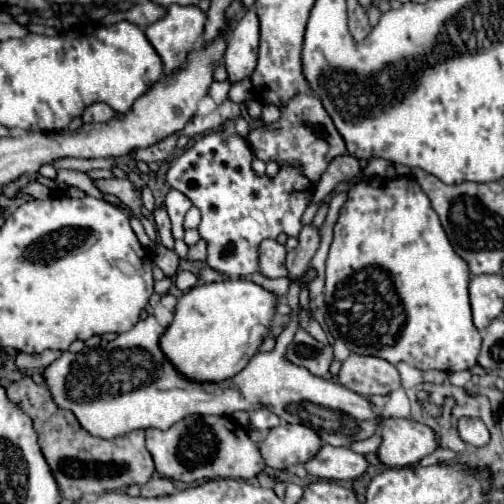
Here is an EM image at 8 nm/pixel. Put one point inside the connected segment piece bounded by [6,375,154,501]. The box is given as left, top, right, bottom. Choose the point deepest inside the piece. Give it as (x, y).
(83, 464)

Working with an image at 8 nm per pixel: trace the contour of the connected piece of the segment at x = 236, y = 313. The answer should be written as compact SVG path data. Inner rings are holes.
M228 279L196 285L180 297L174 321L166 329L164 339L160 339L160 347L164 347L168 359L172 359L172 363L176 363L176 367L180 367L184 375L192 375L192 379L212 379L212 383L218 383L220 379L232 379L232 375L240 373L246 367L250 357L258 353L262 341L268 337L278 303L280 299L272 291L256 285L250 279Z

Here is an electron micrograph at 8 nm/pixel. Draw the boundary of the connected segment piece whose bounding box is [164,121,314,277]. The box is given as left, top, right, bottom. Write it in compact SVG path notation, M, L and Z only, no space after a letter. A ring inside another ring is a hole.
M226 121L222 131L216 133L208 133L200 139L194 141L194 145L190 145L180 157L176 157L174 161L170 161L168 171L166 171L166 183L184 193L202 213L202 221L198 225L200 237L206 243L206 263L210 265L210 269L226 275L226 277L248 277L252 273L258 273L260 265L258 265L258 245L264 239L276 239L282 231L288 237L298 237L300 229L302 229L302 213L306 211L310 199L312 199L312 191L314 185L308 183L308 179L304 179L302 171L296 167L282 167L280 173L274 179L258 177L254 175L250 163L252 163L252 151L248 147L248 143L232 129L232 123Z

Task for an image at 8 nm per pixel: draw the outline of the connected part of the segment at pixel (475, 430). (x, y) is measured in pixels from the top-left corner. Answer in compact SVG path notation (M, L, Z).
M462 417L458 421L458 435L464 443L470 443L474 447L482 447L490 441L490 433L482 419L472 419L472 417Z

